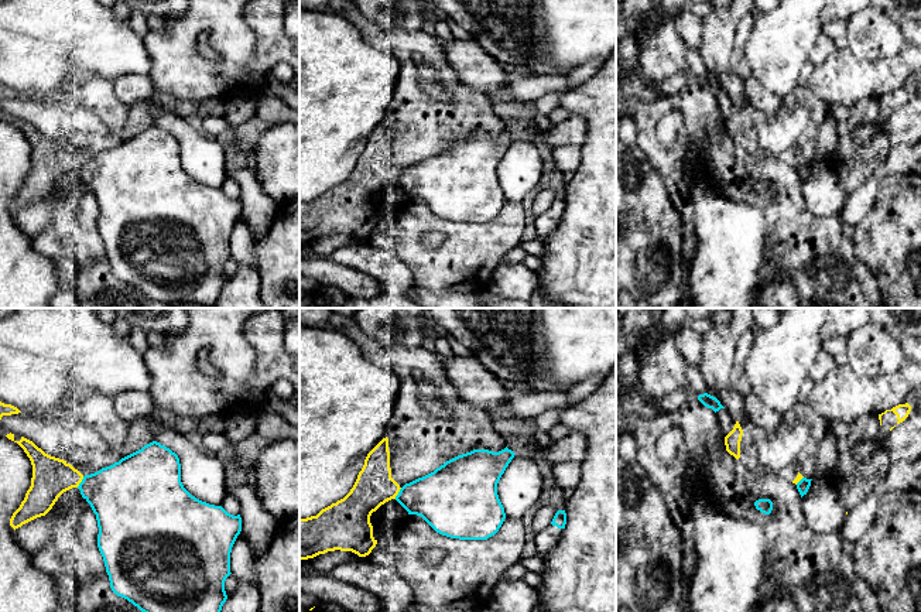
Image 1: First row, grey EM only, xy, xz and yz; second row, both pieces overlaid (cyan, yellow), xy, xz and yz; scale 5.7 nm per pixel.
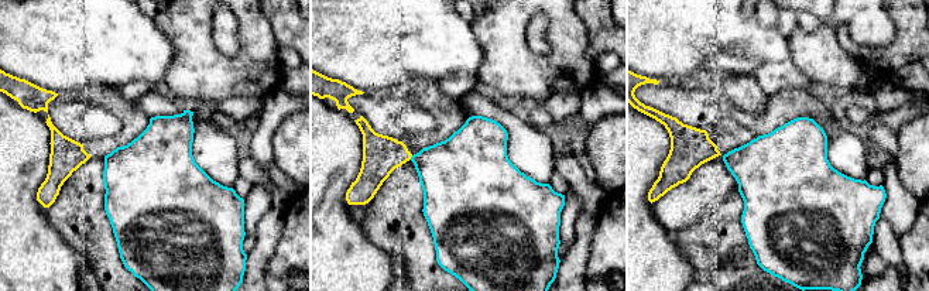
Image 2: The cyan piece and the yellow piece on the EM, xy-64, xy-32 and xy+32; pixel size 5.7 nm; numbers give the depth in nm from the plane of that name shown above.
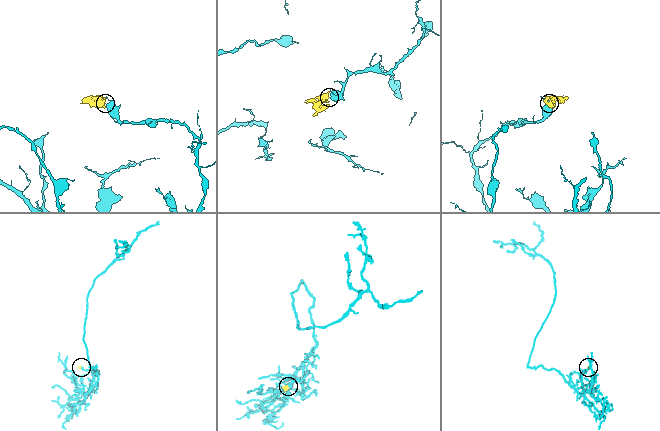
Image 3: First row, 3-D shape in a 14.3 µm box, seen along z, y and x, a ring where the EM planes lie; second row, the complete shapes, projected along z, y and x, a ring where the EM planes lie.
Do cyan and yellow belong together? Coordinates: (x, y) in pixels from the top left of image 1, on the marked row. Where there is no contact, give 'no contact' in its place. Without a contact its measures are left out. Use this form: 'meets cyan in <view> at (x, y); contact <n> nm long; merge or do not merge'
meets cyan in xy at (81, 482); contact 80 nm long; do not merge

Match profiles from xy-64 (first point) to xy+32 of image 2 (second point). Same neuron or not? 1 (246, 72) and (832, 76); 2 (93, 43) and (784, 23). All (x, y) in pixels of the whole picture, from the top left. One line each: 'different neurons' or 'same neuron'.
1: same neuron
2: different neurons

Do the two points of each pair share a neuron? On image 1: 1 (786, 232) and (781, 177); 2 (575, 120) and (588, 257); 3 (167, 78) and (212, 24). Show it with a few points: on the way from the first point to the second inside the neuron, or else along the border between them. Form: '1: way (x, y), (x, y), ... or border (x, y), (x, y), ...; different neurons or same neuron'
1: way (786, 218), (784, 191); same neuron
2: border (572, 113), (581, 115), (586, 127), (579, 144); different neurons
3: way (174, 61), (174, 50), (195, 28); same neuron

